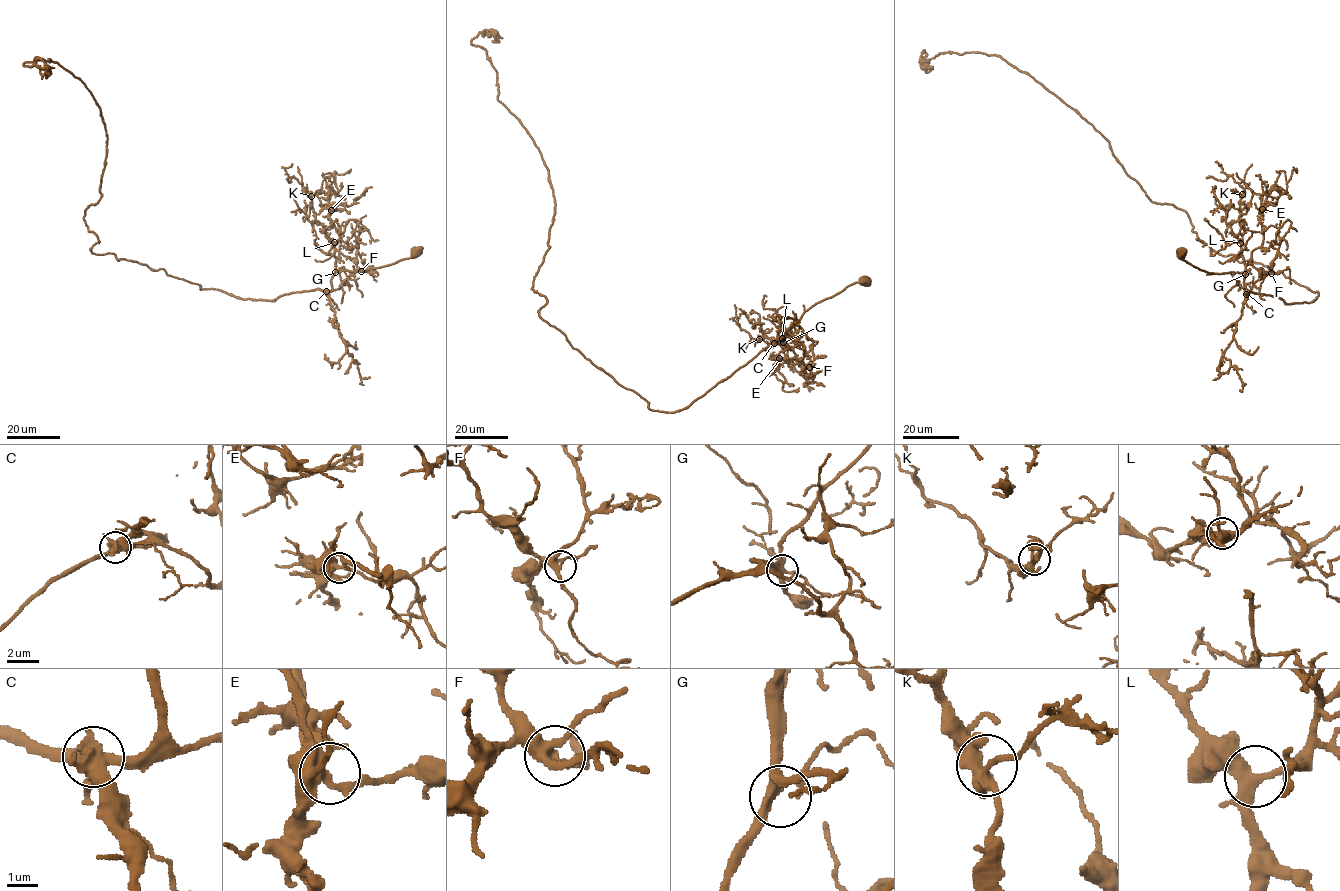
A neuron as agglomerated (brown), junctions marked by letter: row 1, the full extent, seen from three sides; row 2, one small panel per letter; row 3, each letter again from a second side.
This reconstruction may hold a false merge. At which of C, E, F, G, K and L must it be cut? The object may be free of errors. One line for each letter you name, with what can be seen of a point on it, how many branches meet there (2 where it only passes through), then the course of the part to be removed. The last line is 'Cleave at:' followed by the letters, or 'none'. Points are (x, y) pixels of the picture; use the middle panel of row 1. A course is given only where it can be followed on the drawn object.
C: place (774, 343); branches 4; course (774, 343), (794, 321), (808, 340), (818, 342)
Cleave at: C

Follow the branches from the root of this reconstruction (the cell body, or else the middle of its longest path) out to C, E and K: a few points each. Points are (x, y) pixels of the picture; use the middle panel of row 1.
C: (863, 281), (816, 303), (782, 341), (774, 343)
E: (863, 281), (847, 286), (807, 309), (783, 338), (788, 359), (779, 358)
K: (863, 281), (811, 306), (783, 342), (781, 338), (771, 340), (763, 336), (759, 339)

